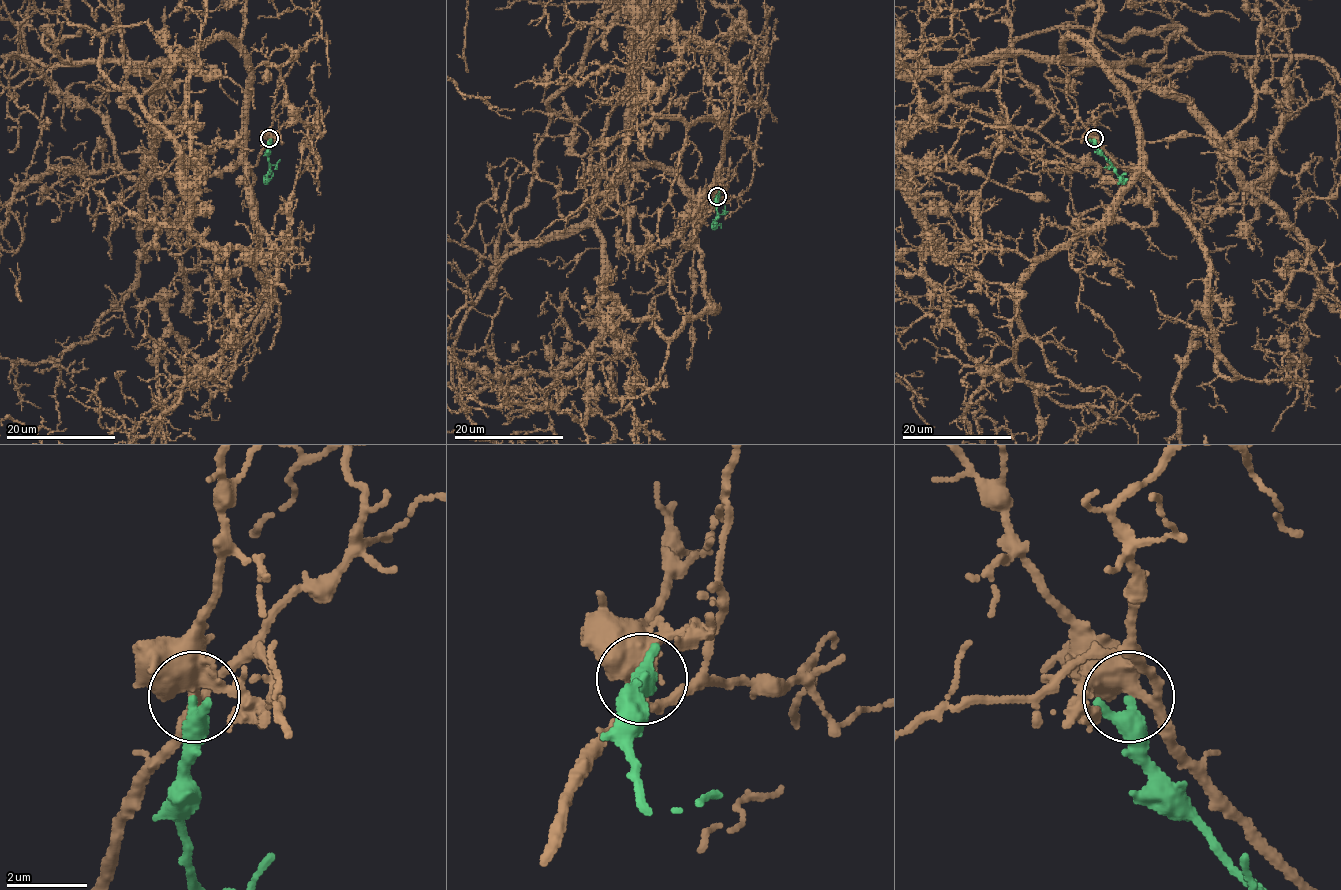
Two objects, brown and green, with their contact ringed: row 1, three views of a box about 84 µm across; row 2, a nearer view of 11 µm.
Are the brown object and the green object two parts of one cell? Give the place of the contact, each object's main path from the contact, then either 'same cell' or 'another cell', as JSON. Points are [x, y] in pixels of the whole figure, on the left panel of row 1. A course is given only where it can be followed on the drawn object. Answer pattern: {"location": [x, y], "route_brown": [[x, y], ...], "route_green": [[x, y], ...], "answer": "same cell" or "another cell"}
{"location": [269, 138], "route_green": [[269, 139], [267, 177], [270, 178], [273, 173]], "answer": "another cell"}

